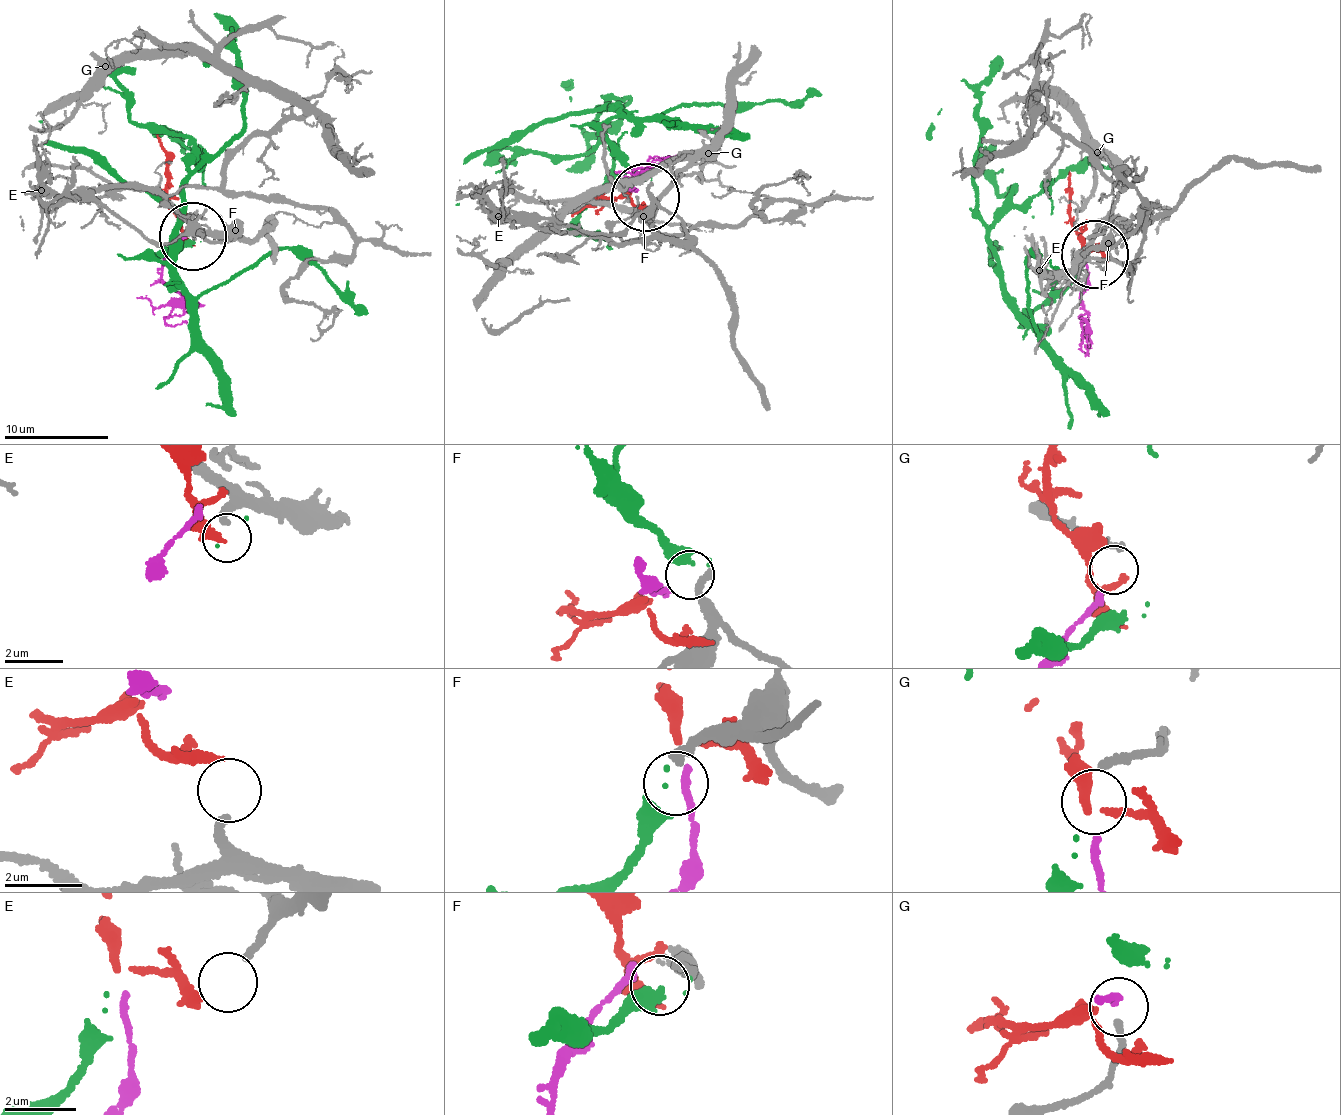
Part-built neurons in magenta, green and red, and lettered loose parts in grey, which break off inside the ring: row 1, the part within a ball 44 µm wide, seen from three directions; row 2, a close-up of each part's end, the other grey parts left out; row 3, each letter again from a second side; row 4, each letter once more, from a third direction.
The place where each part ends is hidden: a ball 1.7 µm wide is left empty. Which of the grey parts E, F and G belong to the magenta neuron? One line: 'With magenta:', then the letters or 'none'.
With magenta: G

